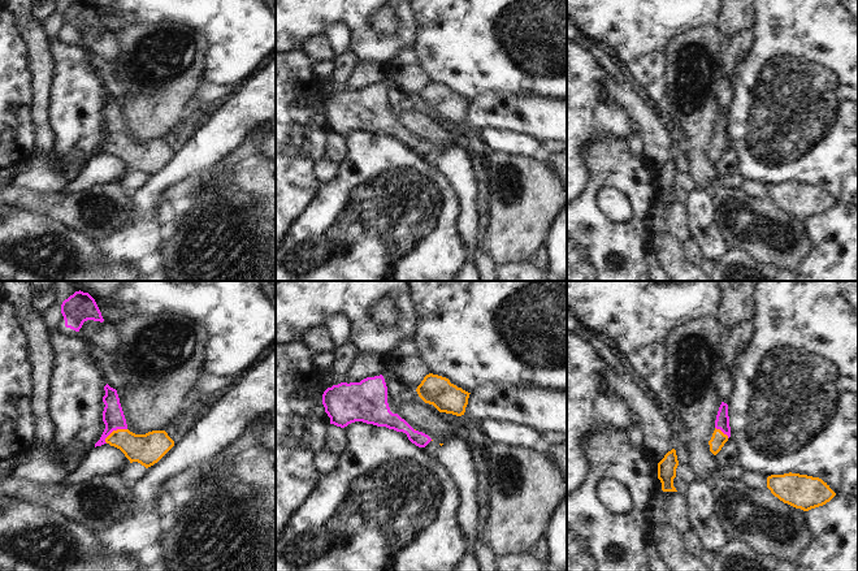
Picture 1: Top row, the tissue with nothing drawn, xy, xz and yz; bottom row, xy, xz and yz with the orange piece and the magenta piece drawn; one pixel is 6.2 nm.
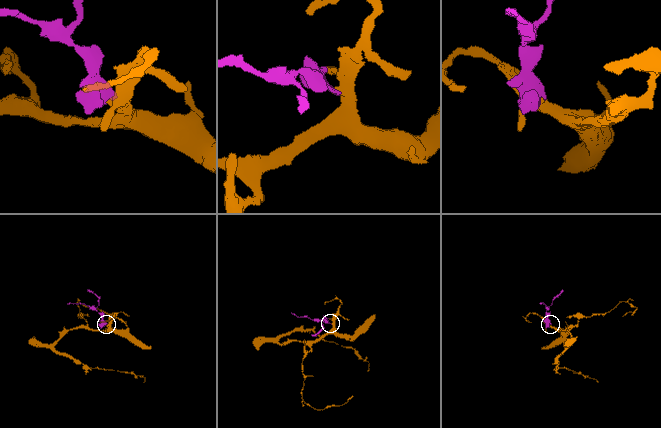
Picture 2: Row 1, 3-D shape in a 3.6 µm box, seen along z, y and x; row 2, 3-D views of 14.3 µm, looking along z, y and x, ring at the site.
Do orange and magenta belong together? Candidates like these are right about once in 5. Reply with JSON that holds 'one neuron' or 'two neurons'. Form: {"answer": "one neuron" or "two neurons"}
{"answer": "one neuron"}

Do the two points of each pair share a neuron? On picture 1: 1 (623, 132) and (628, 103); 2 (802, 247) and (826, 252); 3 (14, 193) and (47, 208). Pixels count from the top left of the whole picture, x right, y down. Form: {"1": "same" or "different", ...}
{"1": "different", "2": "different", "3": "same"}

